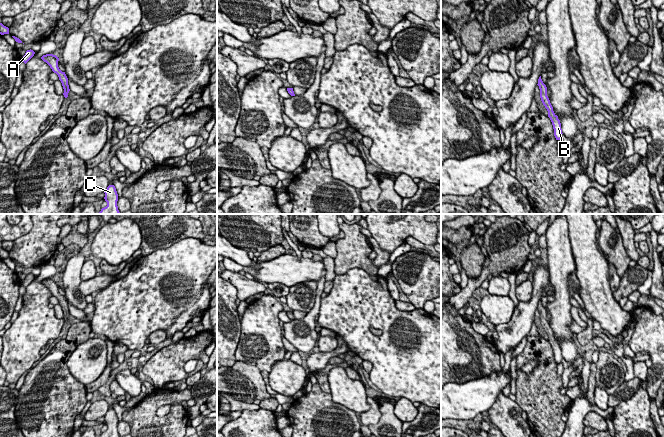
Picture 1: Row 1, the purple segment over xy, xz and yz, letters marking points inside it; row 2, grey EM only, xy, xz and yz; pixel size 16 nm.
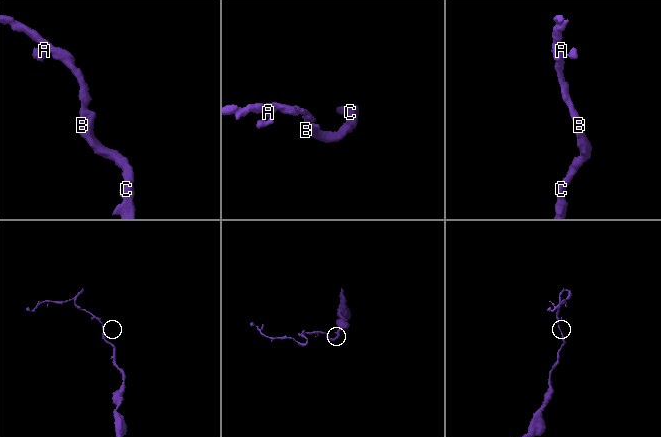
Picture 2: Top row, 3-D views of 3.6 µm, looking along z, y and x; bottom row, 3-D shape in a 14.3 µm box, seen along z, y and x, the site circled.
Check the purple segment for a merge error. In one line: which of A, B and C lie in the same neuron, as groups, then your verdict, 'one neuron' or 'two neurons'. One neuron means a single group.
groups A B C; one neuron

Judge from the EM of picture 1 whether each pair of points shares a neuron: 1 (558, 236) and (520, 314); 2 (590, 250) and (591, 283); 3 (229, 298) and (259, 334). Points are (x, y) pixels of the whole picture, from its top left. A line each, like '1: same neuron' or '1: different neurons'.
1: different neurons
2: same neuron
3: different neurons

